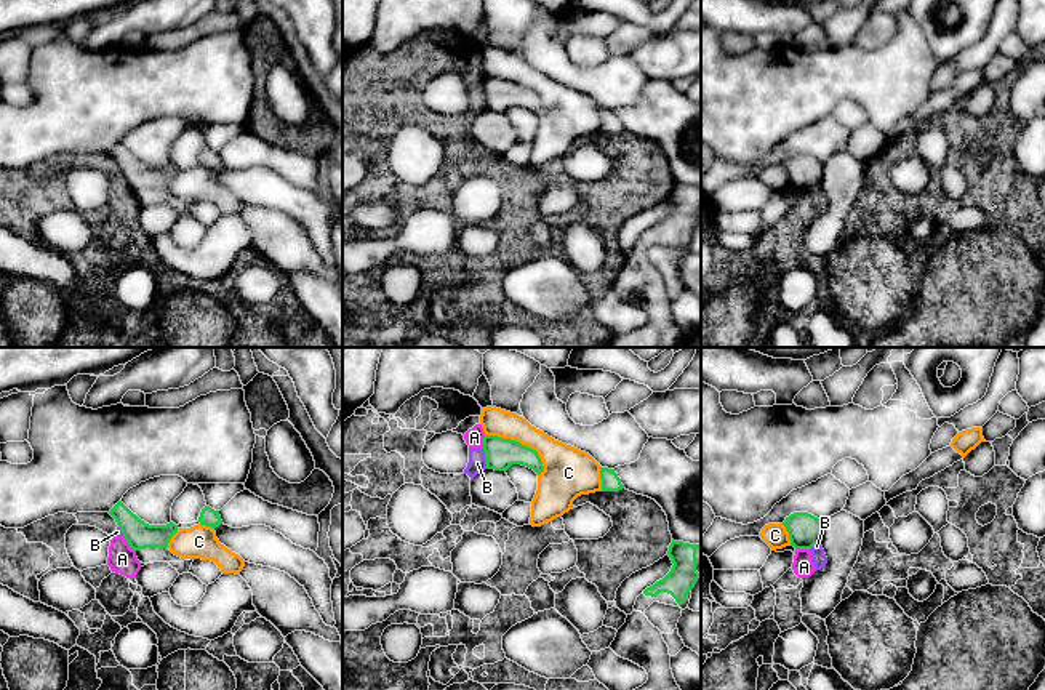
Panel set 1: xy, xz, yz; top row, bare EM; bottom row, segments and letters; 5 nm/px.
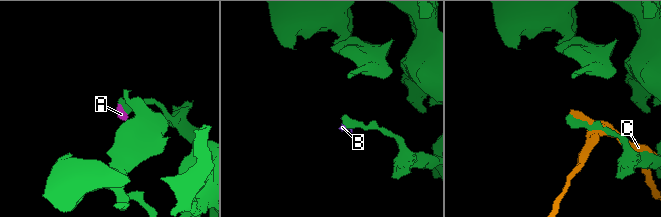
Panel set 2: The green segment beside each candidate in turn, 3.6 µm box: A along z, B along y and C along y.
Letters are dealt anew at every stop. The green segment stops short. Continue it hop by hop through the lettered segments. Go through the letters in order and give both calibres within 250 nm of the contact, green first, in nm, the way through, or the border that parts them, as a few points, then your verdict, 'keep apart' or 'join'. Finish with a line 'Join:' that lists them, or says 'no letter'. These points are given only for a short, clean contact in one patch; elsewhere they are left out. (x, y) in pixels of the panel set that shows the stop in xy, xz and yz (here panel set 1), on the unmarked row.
A: 140/150 nm | along xy (124, 176), (135, 192) | keep apart
B: 160/90 nm | along xz (482, 90), (488, 109) | keep apart
C: 160/190 nm | keep apart
Join: no letter

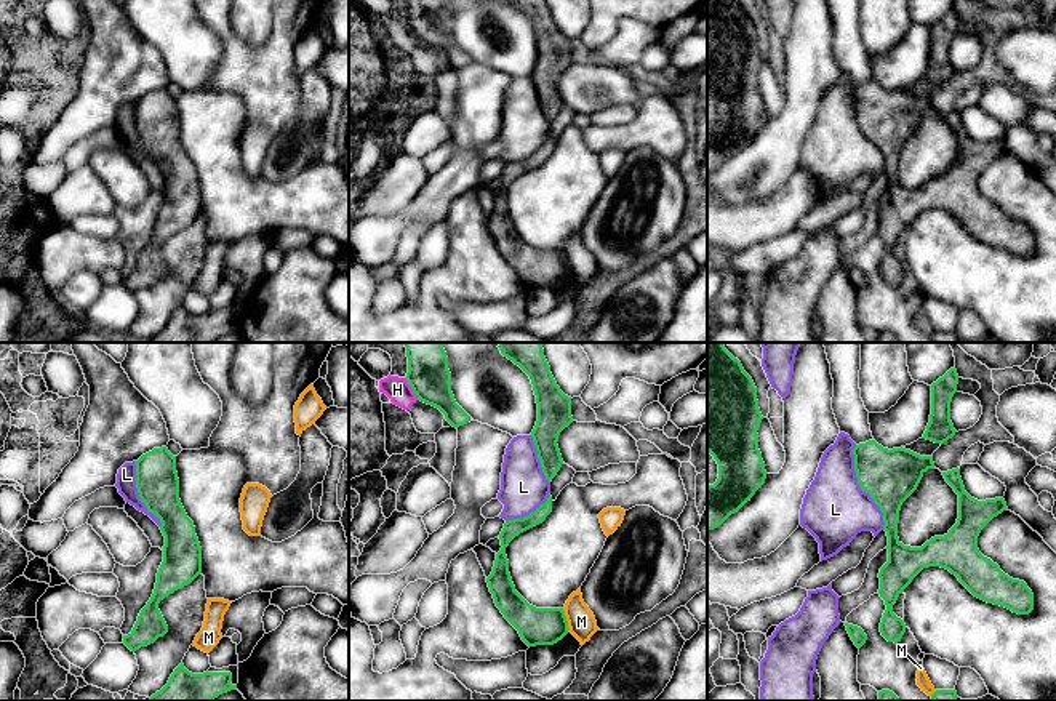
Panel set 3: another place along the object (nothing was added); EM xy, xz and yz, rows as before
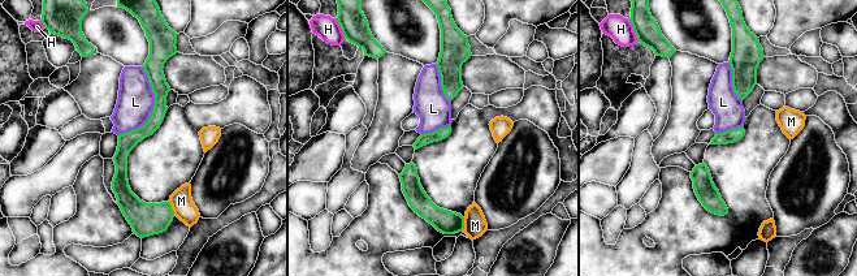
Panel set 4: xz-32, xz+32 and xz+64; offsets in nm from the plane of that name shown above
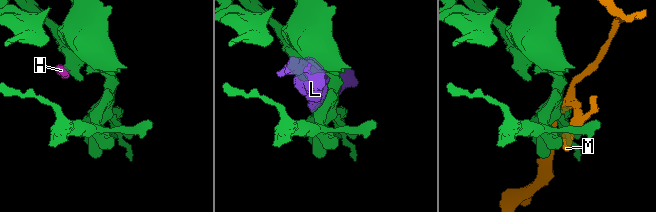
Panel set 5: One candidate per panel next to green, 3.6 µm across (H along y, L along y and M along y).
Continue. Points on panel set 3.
H: 200/120 nm | along xz (405, 20), (418, 40) | keep apart
L: 280/320 nm | keep apart
M: 190/140 nm | keep apart
Join: no letter

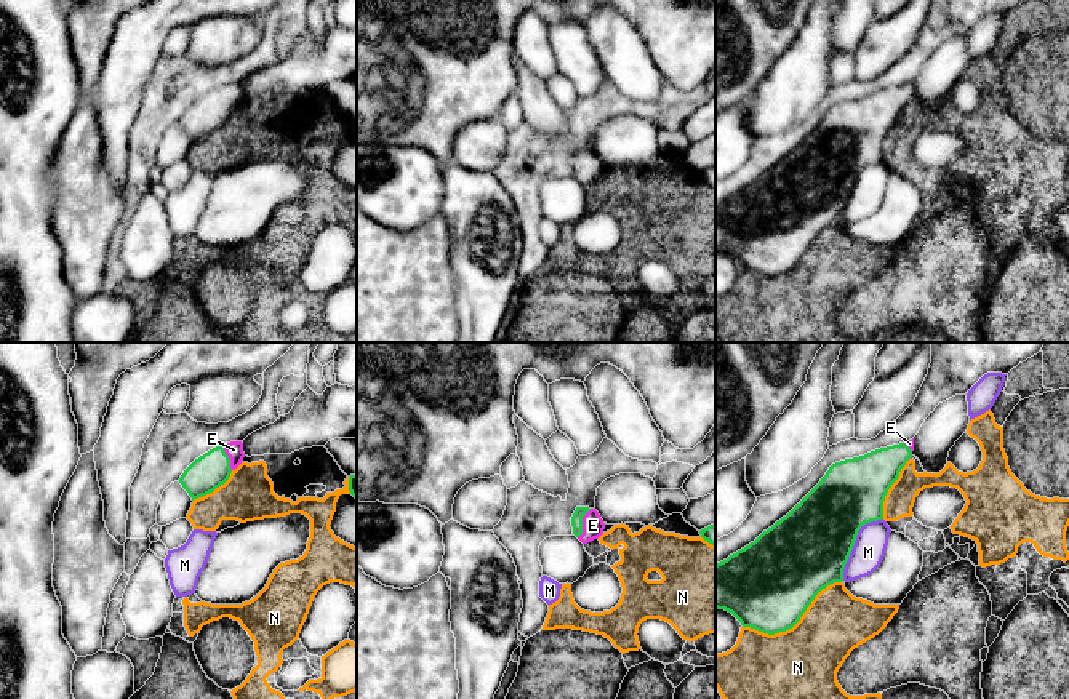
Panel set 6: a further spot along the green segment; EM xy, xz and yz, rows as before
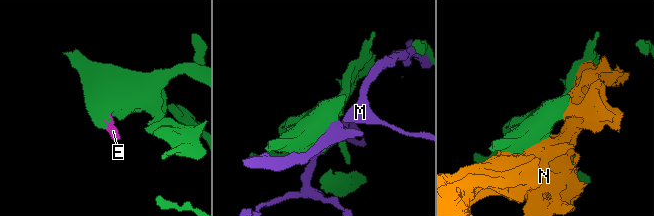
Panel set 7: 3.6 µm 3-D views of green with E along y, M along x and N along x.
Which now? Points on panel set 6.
E: 60/110 nm | across xz (576, 162), (581, 165), (592, 167) | join
M: 400/160 nm | keep apart
N: 460/420 nm | keep apart
Join: E

